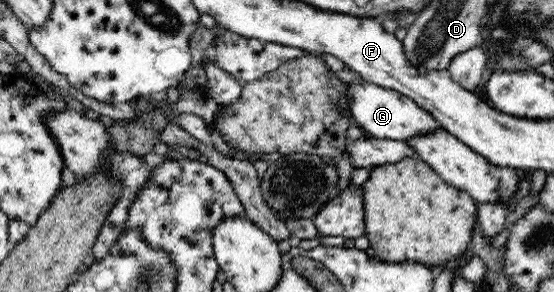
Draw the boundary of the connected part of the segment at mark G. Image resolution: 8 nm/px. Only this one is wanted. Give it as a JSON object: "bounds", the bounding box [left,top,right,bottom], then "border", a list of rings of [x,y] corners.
{"bounds":[346,83,443,141],"border":[[[350,83],[346,89],[348,112],[354,123],[364,131],[365,135],[380,139],[396,139],[406,141],[408,138],[430,133],[432,130],[443,129],[432,118],[432,114],[420,108],[410,97],[402,96],[393,90],[386,90],[372,83]]]}

